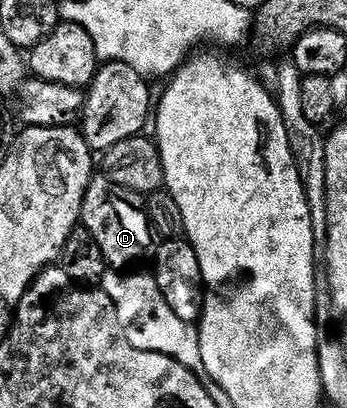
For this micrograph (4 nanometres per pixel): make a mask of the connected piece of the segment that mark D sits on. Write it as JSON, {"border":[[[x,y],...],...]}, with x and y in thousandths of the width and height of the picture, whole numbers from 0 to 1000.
{"border":[[[271,431],[245,480],[242,525],[268,522],[262,569],[280,600],[297,615],[305,642],[340,662],[406,654],[415,640],[438,642],[455,608],[455,583],[441,583],[441,551],[415,522],[421,485],[403,473],[380,473],[343,458],[311,431]]]}

